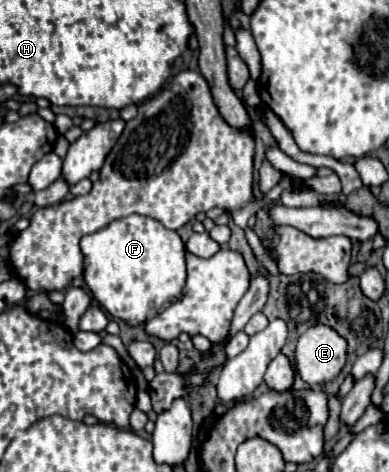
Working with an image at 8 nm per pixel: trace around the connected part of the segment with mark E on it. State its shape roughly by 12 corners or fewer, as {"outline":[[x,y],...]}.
{"outline":[[327,324],[297,340],[307,384],[327,384],[345,366],[347,342]]}

